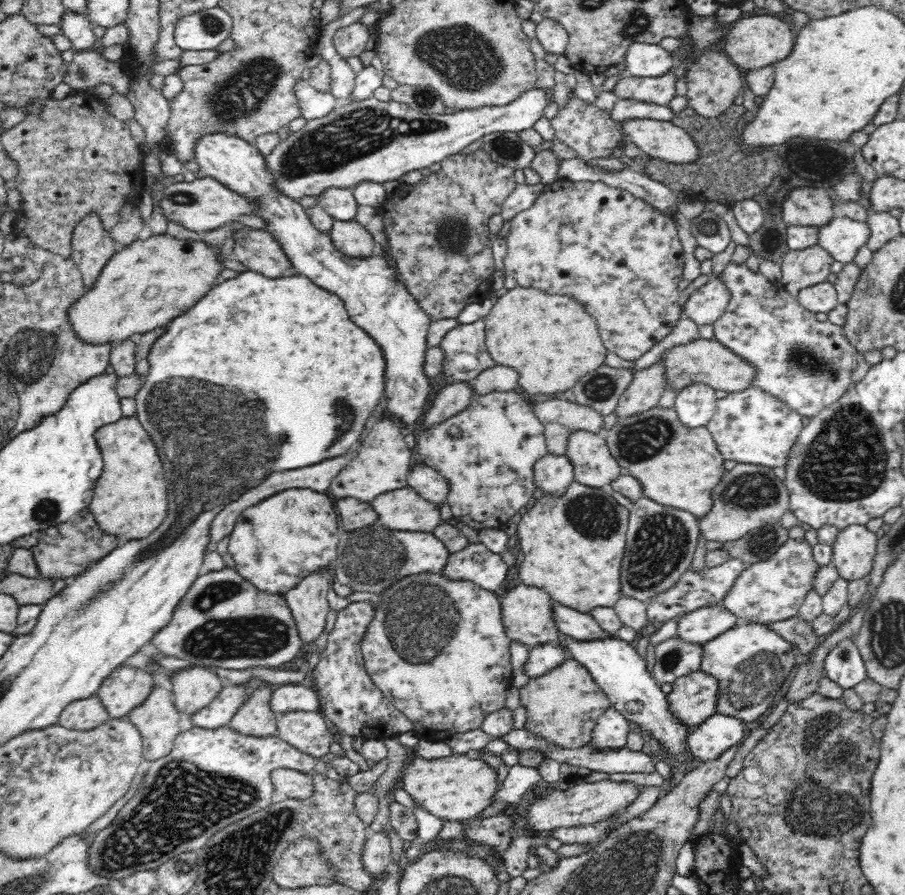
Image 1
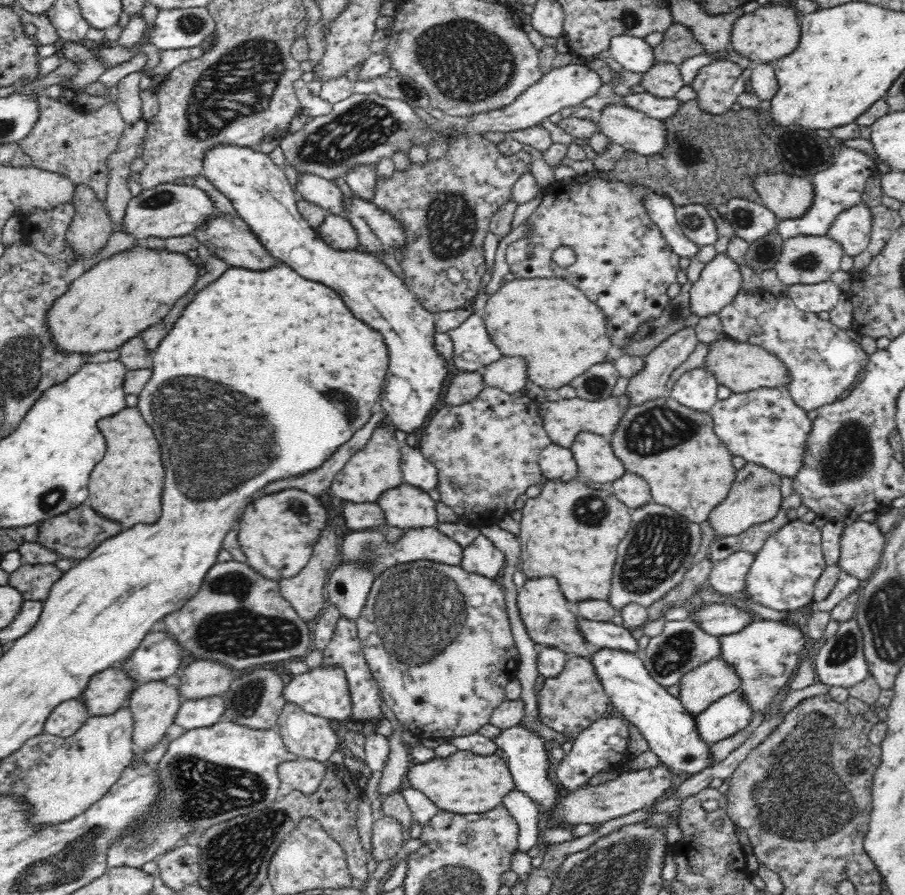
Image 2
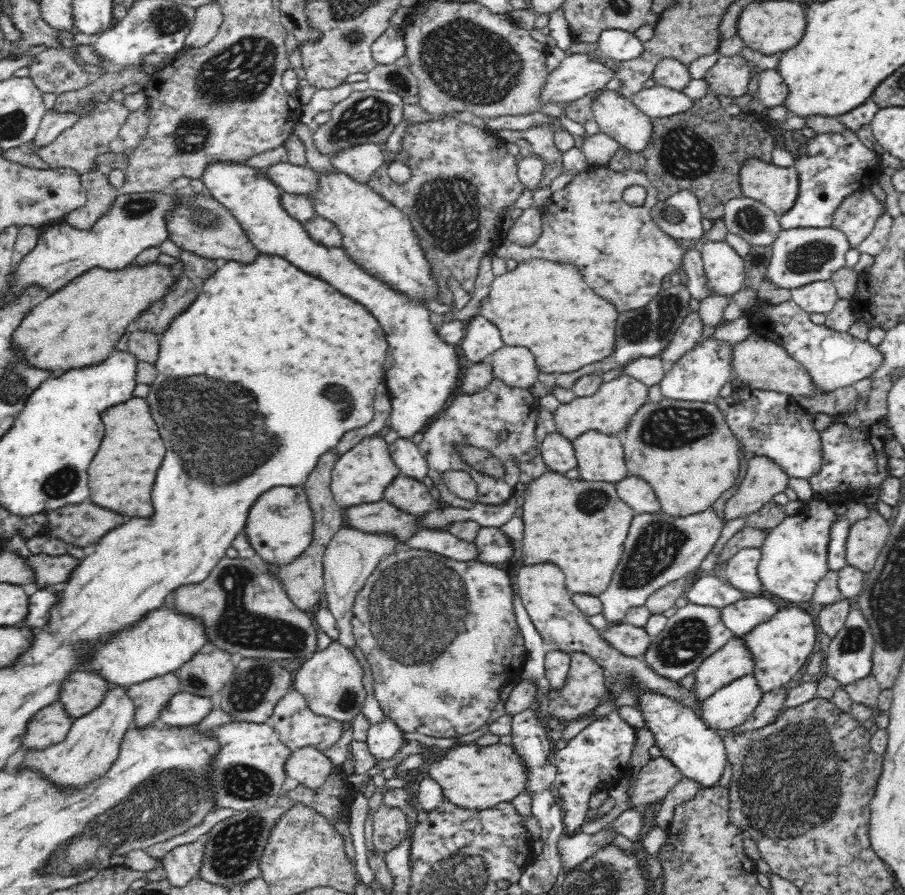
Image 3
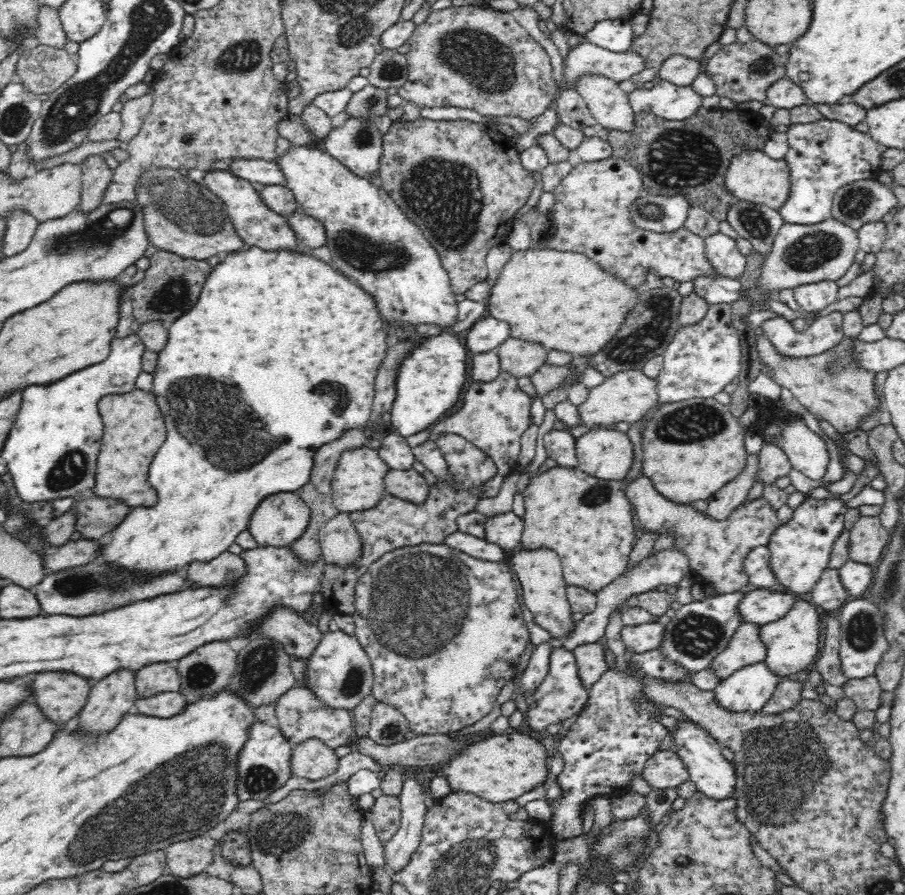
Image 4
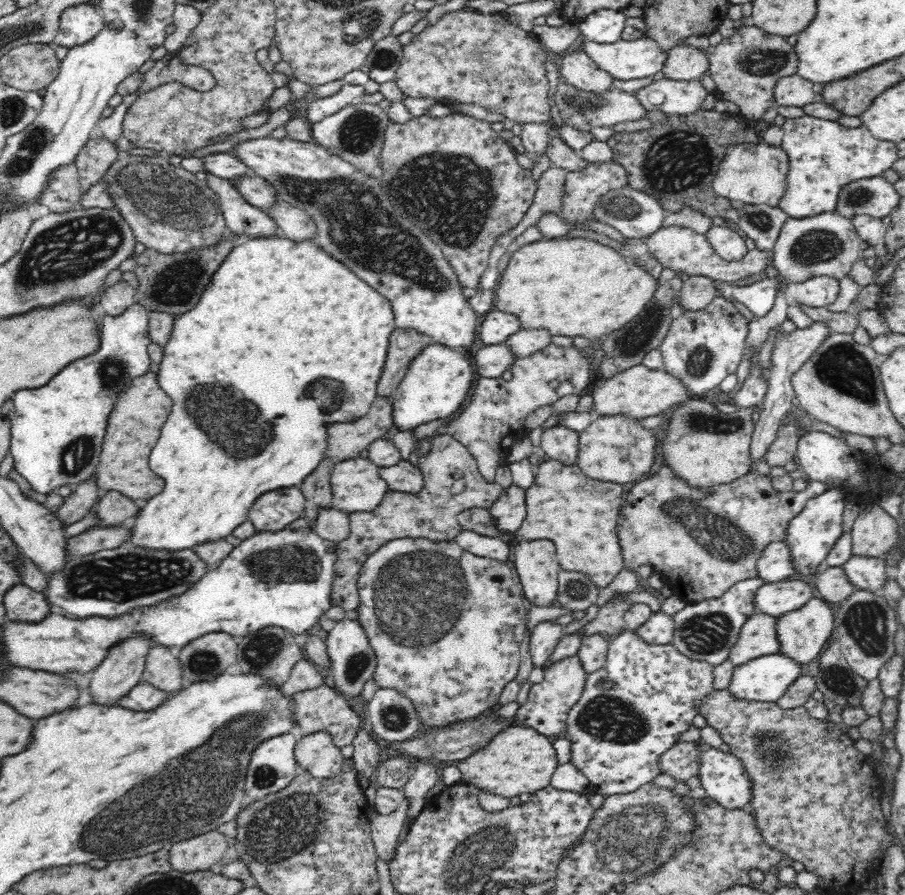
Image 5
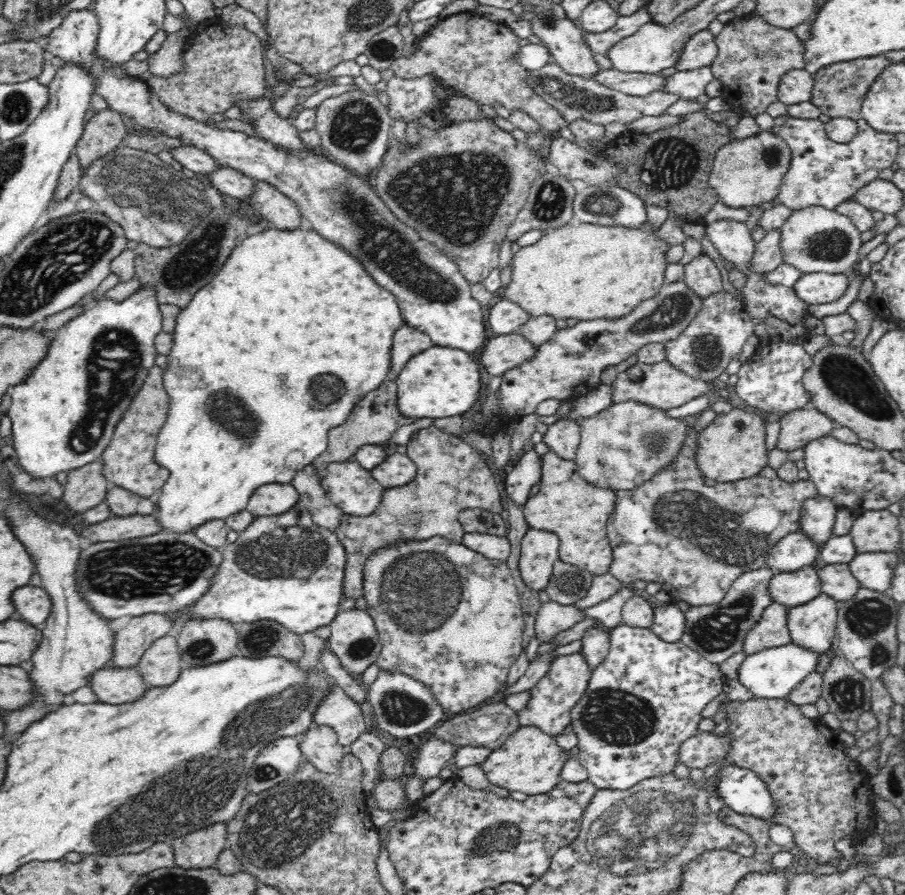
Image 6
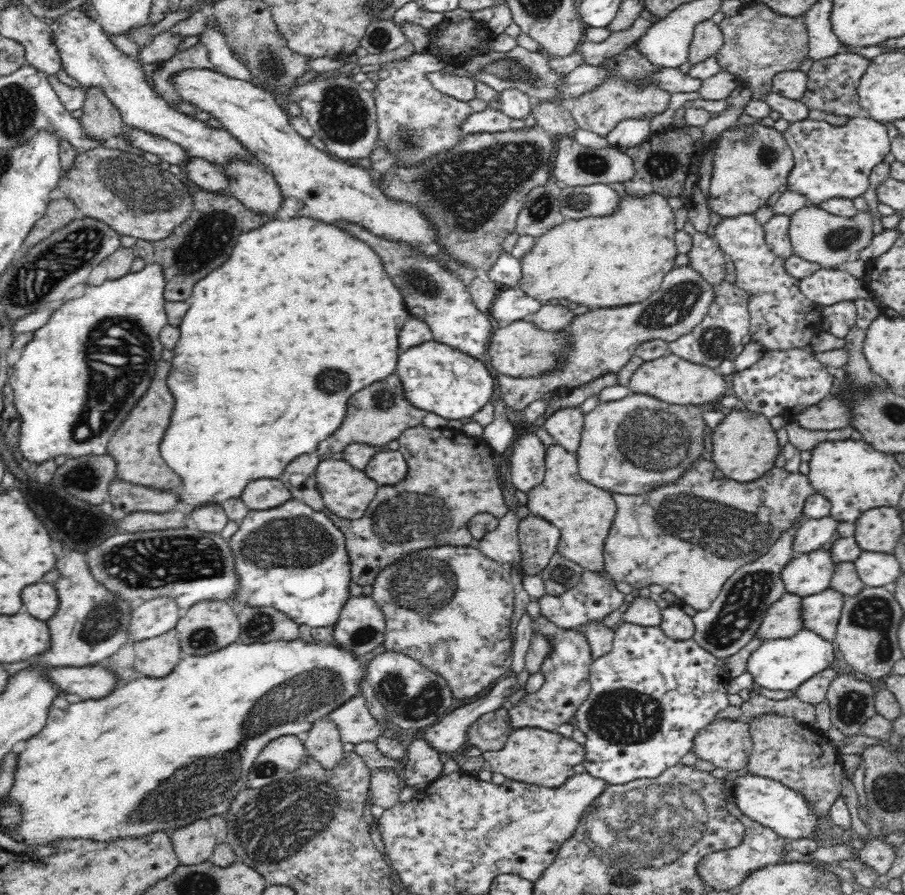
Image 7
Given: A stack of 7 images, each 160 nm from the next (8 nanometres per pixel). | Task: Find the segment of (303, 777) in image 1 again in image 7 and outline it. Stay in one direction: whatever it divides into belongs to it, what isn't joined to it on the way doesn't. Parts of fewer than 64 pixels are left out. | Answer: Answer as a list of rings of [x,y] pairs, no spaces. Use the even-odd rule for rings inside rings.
[[[328,718],[316,721],[310,730],[301,735],[308,756],[314,757],[326,770],[336,767],[346,754],[336,724]]]

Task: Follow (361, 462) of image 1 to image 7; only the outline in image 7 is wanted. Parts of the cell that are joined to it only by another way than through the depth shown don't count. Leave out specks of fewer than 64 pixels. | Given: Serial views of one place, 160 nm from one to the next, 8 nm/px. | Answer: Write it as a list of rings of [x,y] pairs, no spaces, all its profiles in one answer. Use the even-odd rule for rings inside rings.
[[[328,459],[318,463],[316,469],[317,489],[321,492],[330,512],[340,518],[354,520],[364,516],[369,504],[375,497],[379,484],[372,480],[365,471],[354,468],[344,460]]]

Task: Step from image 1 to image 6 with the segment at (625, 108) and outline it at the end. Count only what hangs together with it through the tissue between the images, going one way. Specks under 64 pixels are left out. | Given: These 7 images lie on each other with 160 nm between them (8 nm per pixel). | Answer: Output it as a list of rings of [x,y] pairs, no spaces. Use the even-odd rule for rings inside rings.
[[[710,67],[691,70],[690,72],[676,72],[665,80],[662,91],[674,94],[682,100],[694,101],[704,99],[706,86],[713,80]]]

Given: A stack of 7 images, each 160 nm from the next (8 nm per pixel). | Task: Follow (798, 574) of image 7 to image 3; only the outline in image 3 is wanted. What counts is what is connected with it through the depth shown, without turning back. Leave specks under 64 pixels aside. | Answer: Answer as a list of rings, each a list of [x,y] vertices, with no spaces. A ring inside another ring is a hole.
[[[759,594],[749,595],[745,599],[720,609],[721,622],[732,631],[736,637],[742,637],[756,626],[770,620],[778,606]]]

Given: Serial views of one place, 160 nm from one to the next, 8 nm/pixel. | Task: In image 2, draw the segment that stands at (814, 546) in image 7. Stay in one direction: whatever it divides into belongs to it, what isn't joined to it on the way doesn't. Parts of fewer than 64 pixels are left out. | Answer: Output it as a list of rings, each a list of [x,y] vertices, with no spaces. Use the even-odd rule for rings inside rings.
[[[734,552],[715,563],[706,586],[720,595],[737,596],[745,590],[745,583],[755,556],[748,552]]]

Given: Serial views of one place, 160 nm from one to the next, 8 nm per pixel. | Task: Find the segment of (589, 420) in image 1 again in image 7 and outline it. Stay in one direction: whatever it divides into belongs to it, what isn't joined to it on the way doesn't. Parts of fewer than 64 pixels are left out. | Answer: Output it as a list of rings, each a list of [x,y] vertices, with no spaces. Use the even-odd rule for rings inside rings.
[[[676,355],[643,361],[630,376],[626,387],[631,393],[650,395],[662,402],[679,405],[705,405],[718,402],[730,392],[729,378],[716,372],[715,369],[688,362]]]

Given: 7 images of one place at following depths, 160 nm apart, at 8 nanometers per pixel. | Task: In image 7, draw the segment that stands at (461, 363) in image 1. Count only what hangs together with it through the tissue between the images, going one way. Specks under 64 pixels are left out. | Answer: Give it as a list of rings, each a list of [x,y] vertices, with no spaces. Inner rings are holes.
[[[514,286],[512,289],[500,291],[495,298],[488,314],[504,326],[511,322],[522,320],[525,316],[535,313],[542,303],[524,295],[522,289]]]

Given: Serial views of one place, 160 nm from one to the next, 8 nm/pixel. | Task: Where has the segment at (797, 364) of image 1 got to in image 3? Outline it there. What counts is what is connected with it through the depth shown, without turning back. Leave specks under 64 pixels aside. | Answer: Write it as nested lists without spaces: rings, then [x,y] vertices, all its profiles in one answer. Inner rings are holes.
[[[792,299],[780,304],[758,304],[758,310],[747,313],[750,318],[752,333],[758,333],[767,340],[782,346],[792,359],[800,363],[814,387],[821,393],[829,393],[868,378],[882,364],[880,351],[852,336],[849,331],[832,330],[825,324],[815,324],[810,313],[802,310]]]

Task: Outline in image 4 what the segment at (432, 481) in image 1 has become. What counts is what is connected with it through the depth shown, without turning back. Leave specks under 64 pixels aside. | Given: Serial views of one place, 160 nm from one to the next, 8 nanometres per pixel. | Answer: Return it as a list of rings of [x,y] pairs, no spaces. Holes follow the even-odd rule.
[[[397,432],[385,436],[377,451],[380,458],[392,470],[410,470],[416,461],[415,454],[412,452],[412,447],[408,445],[406,437],[400,436]]]

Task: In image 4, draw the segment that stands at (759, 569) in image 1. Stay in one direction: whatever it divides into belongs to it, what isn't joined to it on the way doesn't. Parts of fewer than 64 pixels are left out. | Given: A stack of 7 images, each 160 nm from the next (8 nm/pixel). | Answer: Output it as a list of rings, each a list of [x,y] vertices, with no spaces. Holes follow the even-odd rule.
[[[807,496],[805,501],[793,510],[793,515],[786,523],[780,523],[770,535],[767,548],[770,552],[770,571],[777,583],[788,592],[808,594],[828,569],[829,559],[836,538],[844,530],[844,517],[848,508],[846,503],[837,499],[814,499]]]

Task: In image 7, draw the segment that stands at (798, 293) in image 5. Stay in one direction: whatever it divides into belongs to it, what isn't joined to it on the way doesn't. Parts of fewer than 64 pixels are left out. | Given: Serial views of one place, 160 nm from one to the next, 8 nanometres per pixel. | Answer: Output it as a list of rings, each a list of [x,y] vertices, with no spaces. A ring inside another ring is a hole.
[[[819,268],[810,276],[800,279],[799,287],[808,300],[819,306],[832,306],[837,302],[868,298],[874,299],[880,310],[885,309],[884,303],[874,298],[864,278],[855,278],[842,268],[836,270]]]

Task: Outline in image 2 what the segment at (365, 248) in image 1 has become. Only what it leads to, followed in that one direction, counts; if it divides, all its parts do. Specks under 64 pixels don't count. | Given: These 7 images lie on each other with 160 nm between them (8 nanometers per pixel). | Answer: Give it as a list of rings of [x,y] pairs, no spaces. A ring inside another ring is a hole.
[[[328,215],[316,228],[328,246],[339,251],[361,250],[355,226],[346,216]]]

